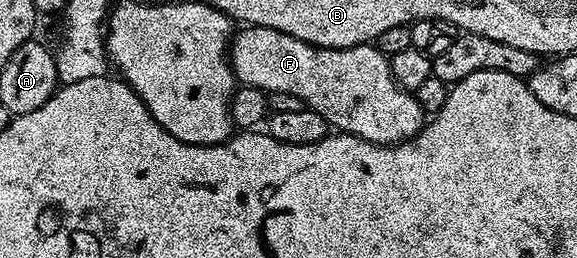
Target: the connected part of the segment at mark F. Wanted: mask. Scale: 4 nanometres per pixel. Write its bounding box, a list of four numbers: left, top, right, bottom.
[229,26,424,144]

